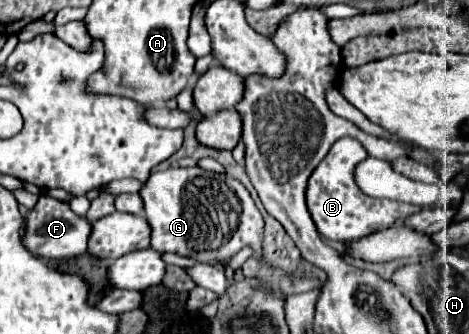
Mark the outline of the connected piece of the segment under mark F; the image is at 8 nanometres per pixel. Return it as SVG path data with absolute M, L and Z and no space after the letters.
M42 194L38 198L38 204L26 216L26 230L22 234L22 244L30 254L38 258L62 260L86 252L88 236L90 236L90 222L86 218L76 216L66 202Z

